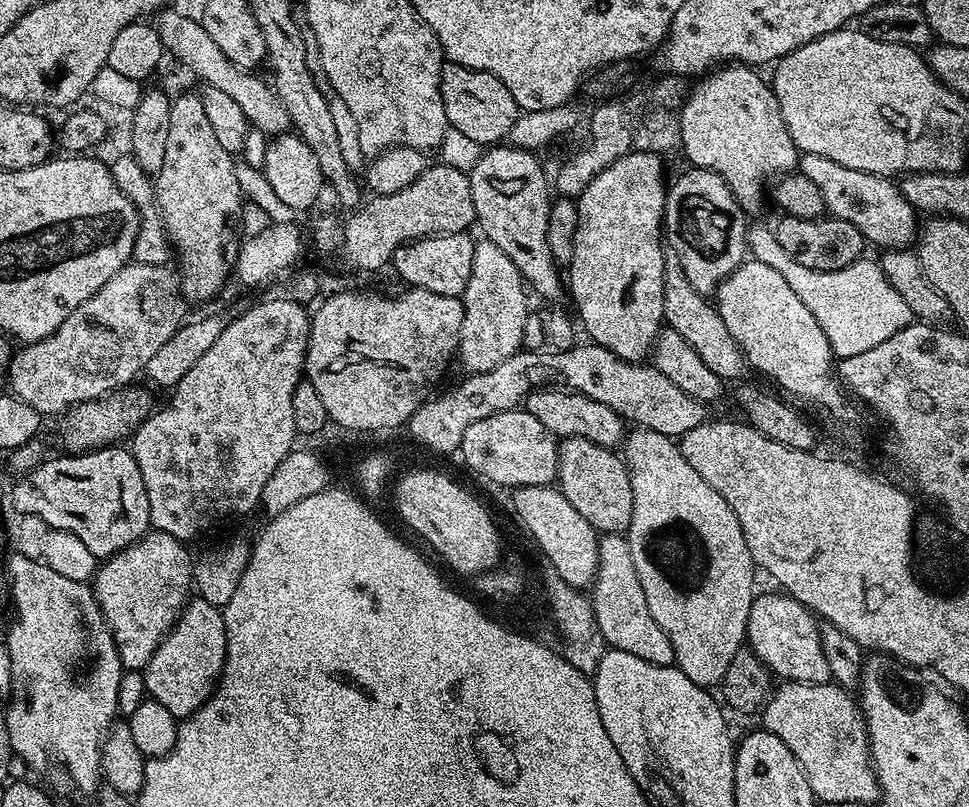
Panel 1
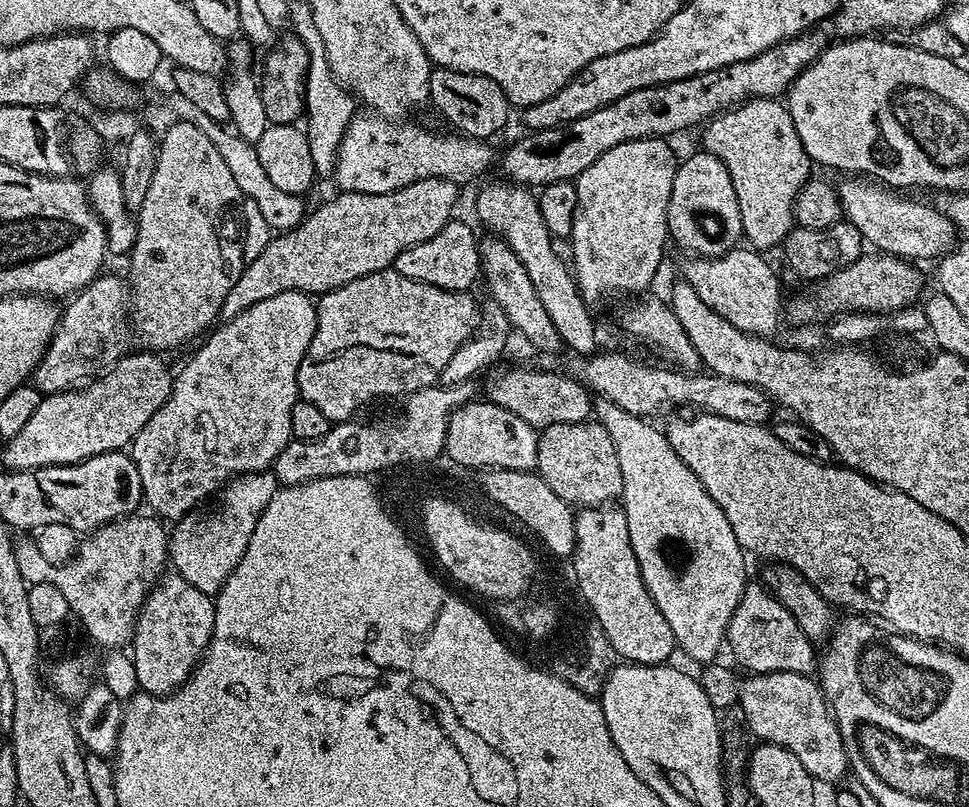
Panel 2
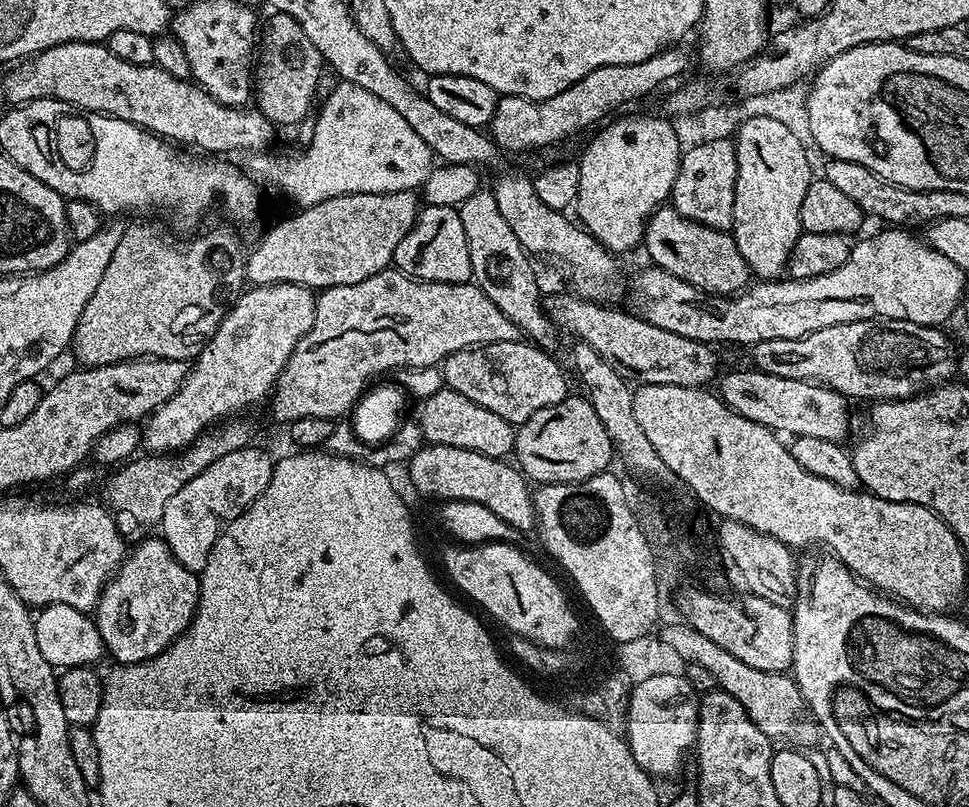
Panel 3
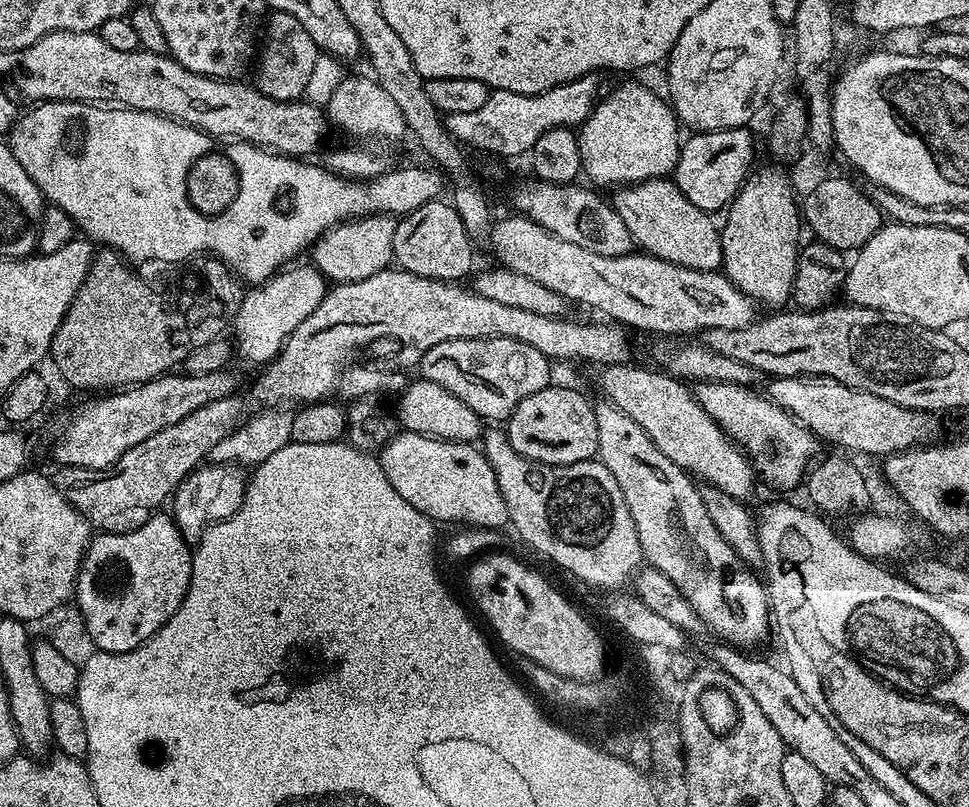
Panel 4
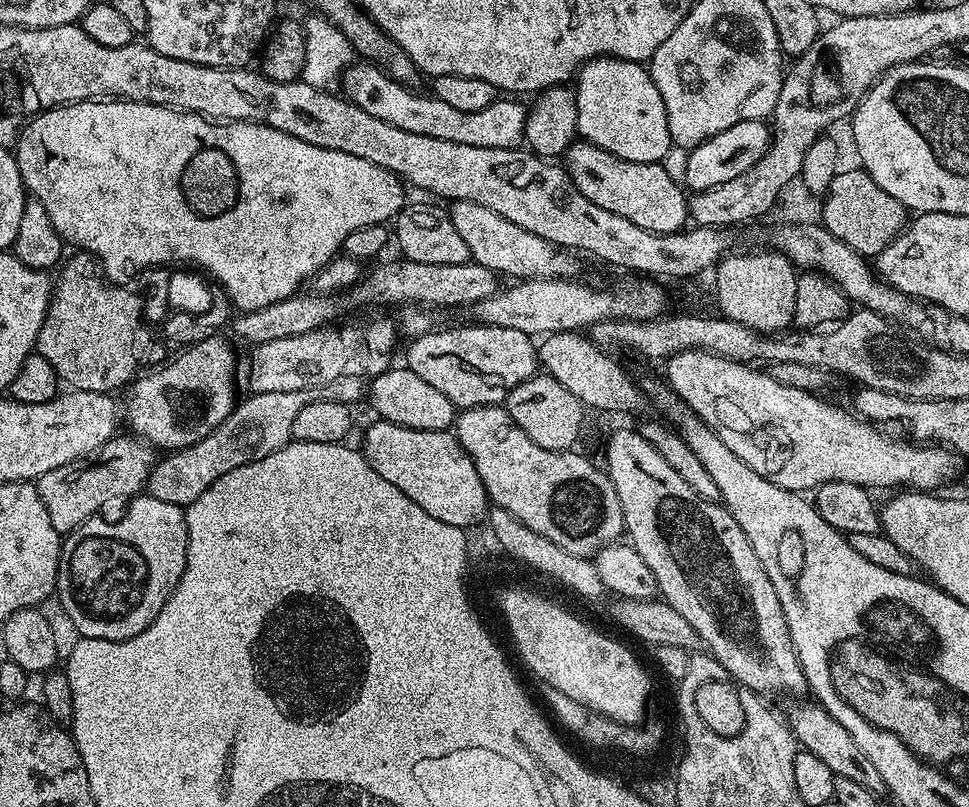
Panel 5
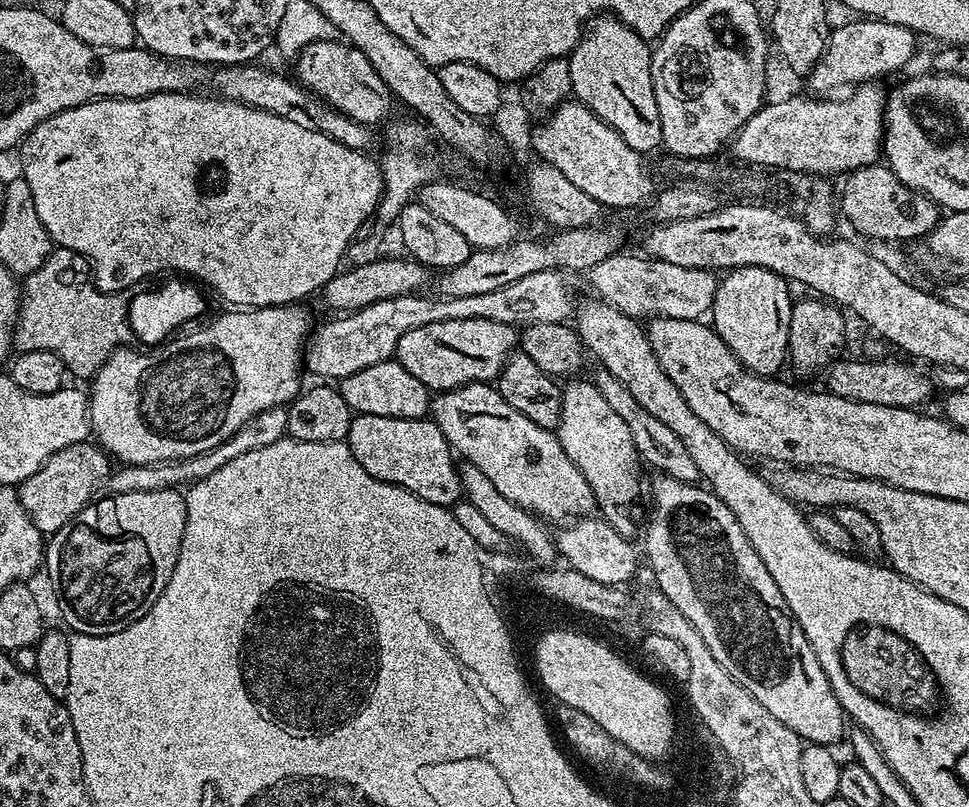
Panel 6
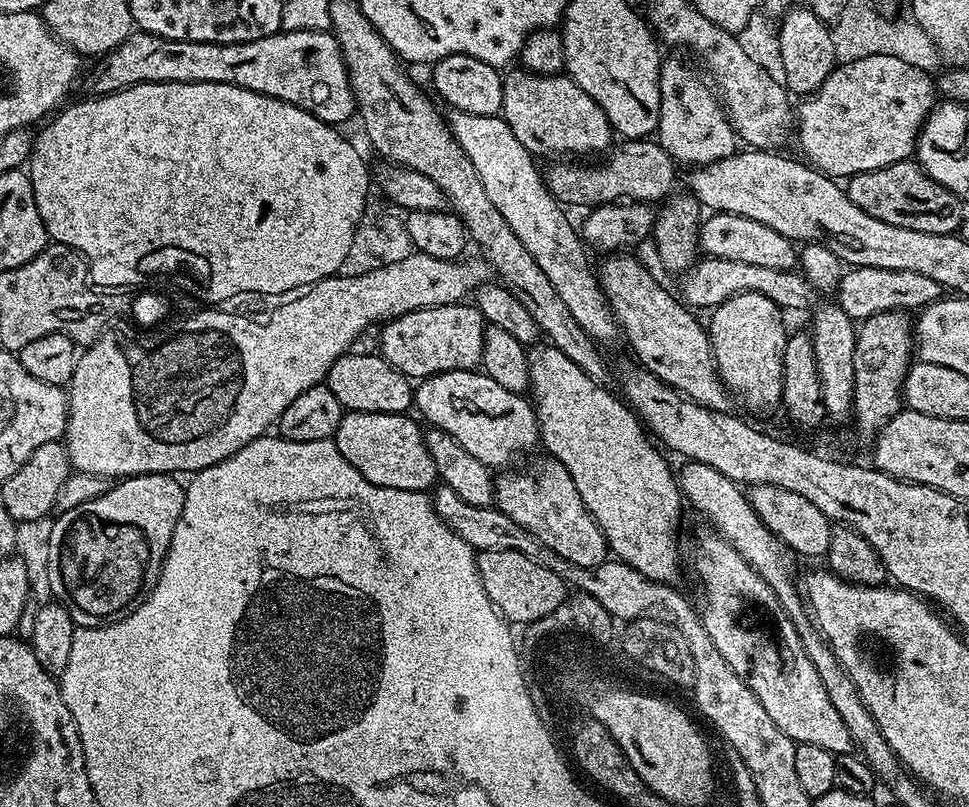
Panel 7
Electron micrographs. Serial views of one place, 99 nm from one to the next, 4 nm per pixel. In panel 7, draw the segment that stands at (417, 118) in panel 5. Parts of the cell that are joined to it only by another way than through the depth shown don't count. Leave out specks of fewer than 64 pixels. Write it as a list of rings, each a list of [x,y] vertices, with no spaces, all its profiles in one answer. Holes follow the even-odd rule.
[[[294,30],[275,32],[272,36],[263,36],[254,42],[237,44],[215,44],[214,42],[178,42],[155,36],[149,32],[133,31],[132,35],[114,50],[99,57],[96,68],[96,92],[107,94],[129,88],[132,84],[161,84],[169,80],[179,84],[194,82],[218,82],[242,86],[254,90],[263,96],[273,96],[282,102],[290,102],[333,126],[344,126],[348,119],[357,115],[356,99],[350,86],[348,71],[340,53],[340,47],[331,31]]]

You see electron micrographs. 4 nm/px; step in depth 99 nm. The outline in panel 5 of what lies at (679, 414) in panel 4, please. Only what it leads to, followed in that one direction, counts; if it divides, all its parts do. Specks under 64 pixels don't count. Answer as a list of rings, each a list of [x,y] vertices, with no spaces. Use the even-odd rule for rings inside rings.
[[[553,332],[551,336],[543,337],[538,344],[538,364],[547,375],[562,382],[562,386],[566,386],[566,390],[570,390],[570,394],[574,394],[574,398],[578,398],[585,409],[597,408],[600,412],[636,412],[646,404],[641,385],[632,381],[631,374],[612,357],[612,354],[580,332]]]

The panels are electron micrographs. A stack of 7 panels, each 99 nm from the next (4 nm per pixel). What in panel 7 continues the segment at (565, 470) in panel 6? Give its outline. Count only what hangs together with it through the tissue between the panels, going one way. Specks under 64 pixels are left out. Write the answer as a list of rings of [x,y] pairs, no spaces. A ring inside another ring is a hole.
[[[450,370],[419,381],[414,388],[414,408],[429,420],[431,427],[446,430],[458,446],[474,454],[490,470],[511,465],[508,463],[519,452],[537,447],[540,438],[535,407],[521,393],[498,386],[482,370]]]

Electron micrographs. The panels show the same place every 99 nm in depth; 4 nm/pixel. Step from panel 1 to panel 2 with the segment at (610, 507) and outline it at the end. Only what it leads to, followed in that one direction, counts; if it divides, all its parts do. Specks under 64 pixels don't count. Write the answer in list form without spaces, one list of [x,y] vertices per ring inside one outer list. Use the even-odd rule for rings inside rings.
[[[591,419],[543,429],[538,436],[535,471],[569,506],[604,506],[622,494],[622,470],[618,467],[618,454],[614,454],[614,442],[610,442],[610,434],[602,425]]]

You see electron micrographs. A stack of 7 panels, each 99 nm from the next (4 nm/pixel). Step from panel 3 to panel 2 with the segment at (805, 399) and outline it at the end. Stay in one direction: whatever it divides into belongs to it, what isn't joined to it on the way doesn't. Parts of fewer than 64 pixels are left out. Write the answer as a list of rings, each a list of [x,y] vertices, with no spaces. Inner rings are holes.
[[[600,350],[573,361],[571,371],[579,377],[589,393],[614,402],[614,406],[622,406],[622,410],[635,416],[656,418],[652,416],[666,411],[668,404],[672,408],[679,404],[689,404],[692,407],[689,409],[730,418],[730,422],[767,425],[773,419],[774,404],[768,393],[754,386],[746,386],[746,382],[734,382],[730,378],[711,374],[689,374],[668,366],[655,368],[652,364],[631,360],[620,352]]]

